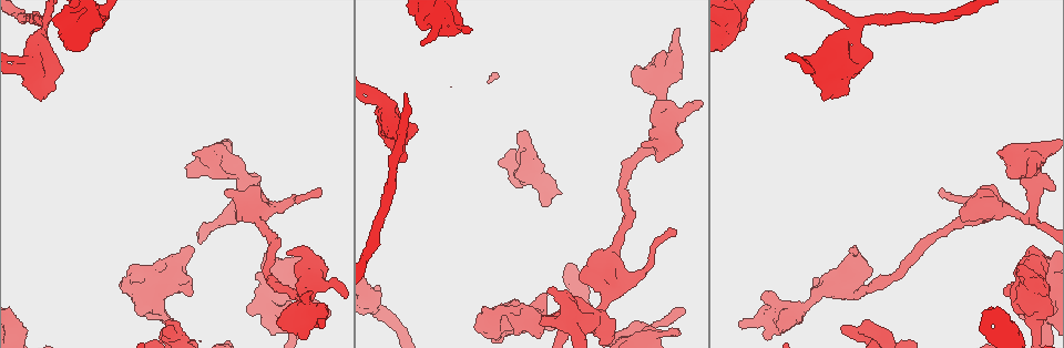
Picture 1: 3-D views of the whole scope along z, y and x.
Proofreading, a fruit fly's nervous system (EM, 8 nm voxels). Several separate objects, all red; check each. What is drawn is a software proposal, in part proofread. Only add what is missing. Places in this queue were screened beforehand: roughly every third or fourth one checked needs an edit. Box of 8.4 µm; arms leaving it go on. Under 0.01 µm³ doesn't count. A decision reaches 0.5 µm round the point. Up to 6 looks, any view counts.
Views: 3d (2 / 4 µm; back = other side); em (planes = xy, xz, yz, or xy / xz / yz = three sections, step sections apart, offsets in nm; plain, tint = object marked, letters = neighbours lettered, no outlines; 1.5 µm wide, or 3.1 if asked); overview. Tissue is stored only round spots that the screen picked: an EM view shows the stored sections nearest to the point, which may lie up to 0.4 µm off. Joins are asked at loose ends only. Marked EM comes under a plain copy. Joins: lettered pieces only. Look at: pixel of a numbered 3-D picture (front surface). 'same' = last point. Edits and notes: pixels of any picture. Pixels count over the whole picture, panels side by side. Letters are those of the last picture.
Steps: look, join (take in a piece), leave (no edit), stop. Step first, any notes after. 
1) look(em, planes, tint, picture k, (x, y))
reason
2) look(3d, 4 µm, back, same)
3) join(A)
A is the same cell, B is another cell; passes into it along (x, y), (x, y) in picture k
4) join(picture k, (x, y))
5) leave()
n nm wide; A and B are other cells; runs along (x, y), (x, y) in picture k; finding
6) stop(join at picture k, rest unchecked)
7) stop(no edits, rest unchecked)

look(em, planes, letters, picture 1, (287, 252))
an open end

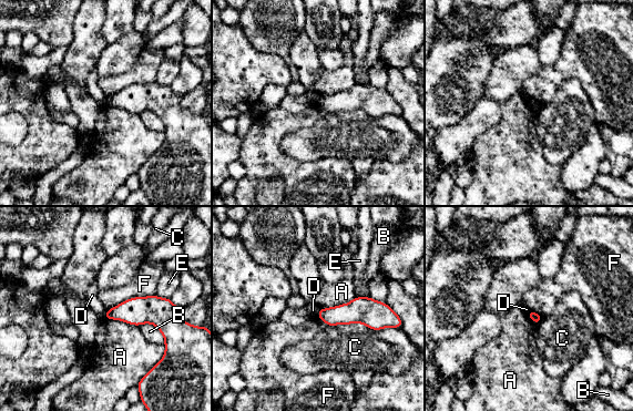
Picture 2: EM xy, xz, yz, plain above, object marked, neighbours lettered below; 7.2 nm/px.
leave()
A, B, C, D, E and F are other cells; border along (106, 310), (102, 317) in picture 2; no lettered piece goes on from it

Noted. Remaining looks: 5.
look(em, planes, letters, picture 1, (739, 322))
free end

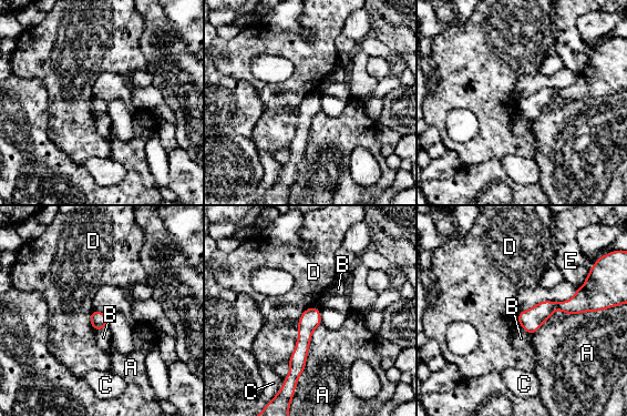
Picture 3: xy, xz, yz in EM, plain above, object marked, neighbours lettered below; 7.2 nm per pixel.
leave()
120 nm wide; A, B, C, D and E are other cells; border along (312, 305), (300, 316), (287, 361) in picture 3; none of them fits

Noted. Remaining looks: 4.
look(3d, 4 µm, back, picture 1, (1020, 315))

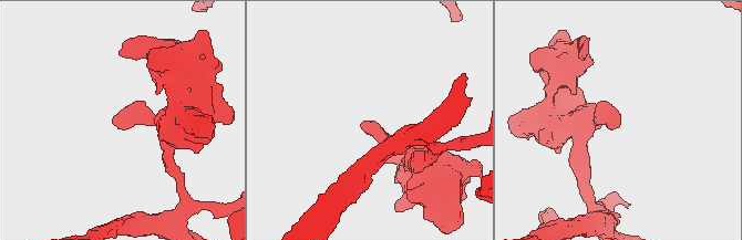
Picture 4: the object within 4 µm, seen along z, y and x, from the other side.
look(em, planes, letters, picture 4, (113, 124))
need the tissue

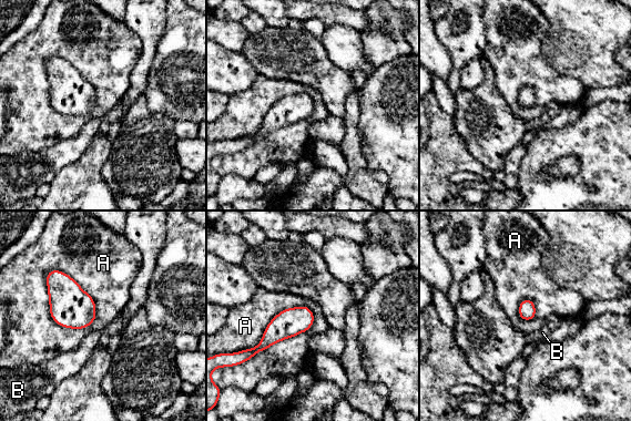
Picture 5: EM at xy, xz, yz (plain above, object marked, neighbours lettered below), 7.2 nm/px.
leave()
A and B are other cells; no lettered piece goes on from it

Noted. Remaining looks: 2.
stop(no edits, rest unchecked)

